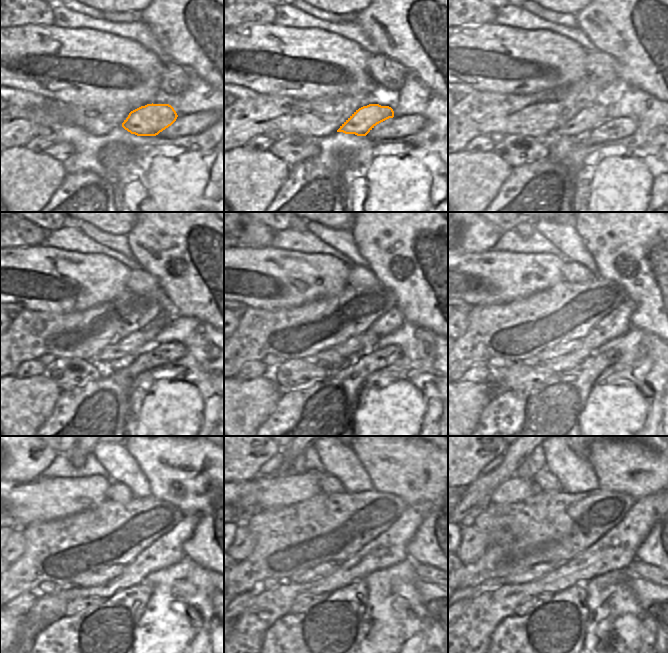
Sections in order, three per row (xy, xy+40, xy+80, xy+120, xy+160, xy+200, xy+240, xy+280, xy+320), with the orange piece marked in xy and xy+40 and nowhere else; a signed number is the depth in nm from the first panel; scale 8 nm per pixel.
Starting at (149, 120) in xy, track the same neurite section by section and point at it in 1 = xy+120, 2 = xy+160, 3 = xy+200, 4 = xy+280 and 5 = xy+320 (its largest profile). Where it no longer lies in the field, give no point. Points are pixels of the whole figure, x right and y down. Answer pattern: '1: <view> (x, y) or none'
1: xy+120 (124, 352)
2: xy+160 (347, 352)
3: xy+200 (564, 348)
4: xy+280 (322, 570)
5: xy+320 (539, 570)

